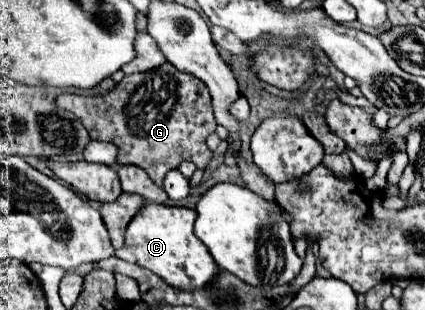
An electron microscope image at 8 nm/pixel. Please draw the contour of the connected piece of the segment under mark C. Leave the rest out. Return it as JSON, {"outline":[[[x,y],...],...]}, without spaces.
{"outline":[[[146,203],[140,209],[140,213],[136,213],[136,217],[130,221],[126,229],[124,247],[118,249],[114,255],[128,263],[136,263],[140,267],[150,269],[152,273],[162,277],[168,285],[174,285],[182,291],[198,289],[208,281],[212,281],[212,277],[218,271],[218,265],[208,253],[206,245],[202,245],[202,241],[194,235],[192,231],[194,219],[196,219],[194,209],[168,207],[162,203]]]}

